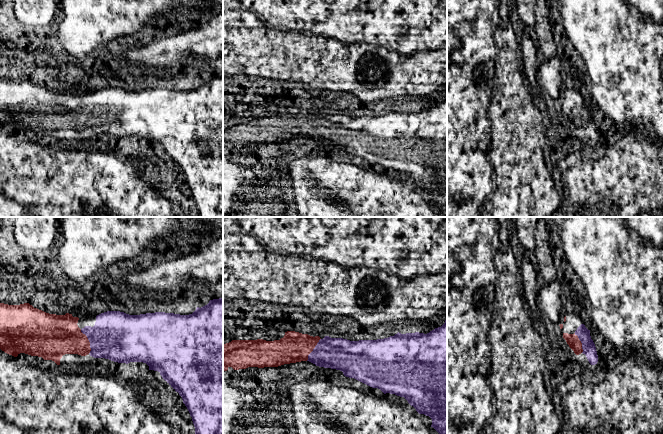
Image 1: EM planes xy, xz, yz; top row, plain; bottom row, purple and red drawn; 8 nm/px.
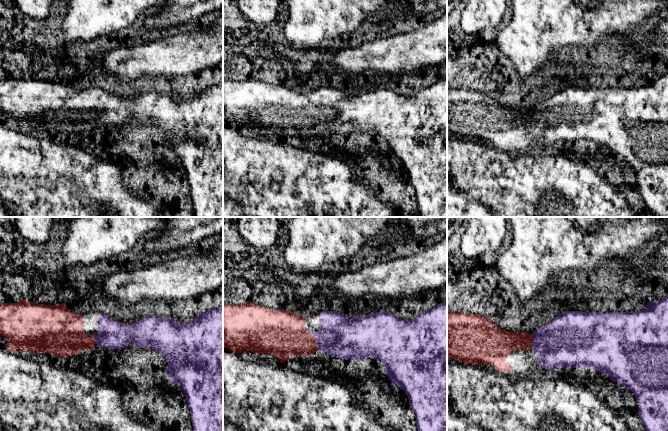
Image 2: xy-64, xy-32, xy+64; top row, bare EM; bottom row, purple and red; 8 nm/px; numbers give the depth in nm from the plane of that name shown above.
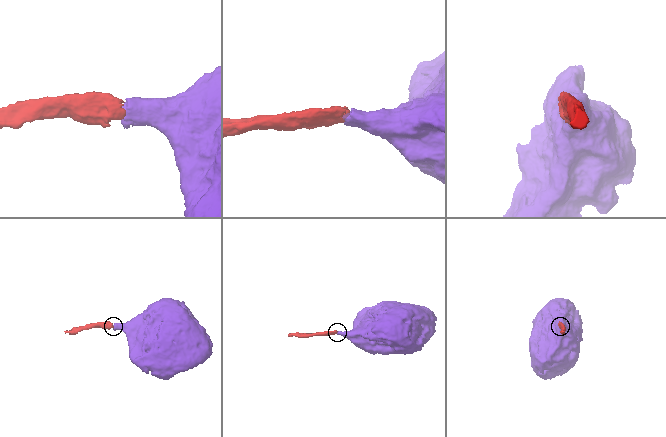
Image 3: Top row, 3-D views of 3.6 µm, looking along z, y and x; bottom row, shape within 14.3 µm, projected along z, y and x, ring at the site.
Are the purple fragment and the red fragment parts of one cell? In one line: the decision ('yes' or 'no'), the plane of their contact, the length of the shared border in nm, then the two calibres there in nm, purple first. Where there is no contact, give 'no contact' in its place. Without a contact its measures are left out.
yes; meets purple in xy; contact 220 nm long; 400 nm thick on the purple side, 320 nm on the other

